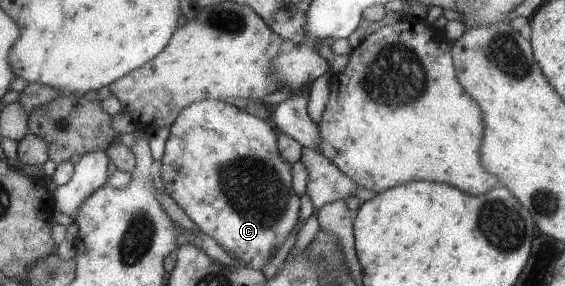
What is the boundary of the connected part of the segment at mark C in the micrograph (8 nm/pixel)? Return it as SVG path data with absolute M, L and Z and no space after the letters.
M203 100L187 107L170 127L160 162L165 190L189 220L251 269L260 270L267 265L271 254L285 242L297 224L301 204L294 190L294 164L283 160L281 148L277 148L277 132L265 120L227 101Z

